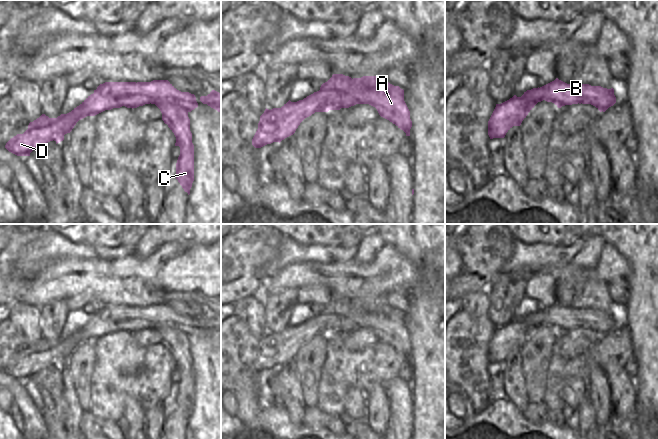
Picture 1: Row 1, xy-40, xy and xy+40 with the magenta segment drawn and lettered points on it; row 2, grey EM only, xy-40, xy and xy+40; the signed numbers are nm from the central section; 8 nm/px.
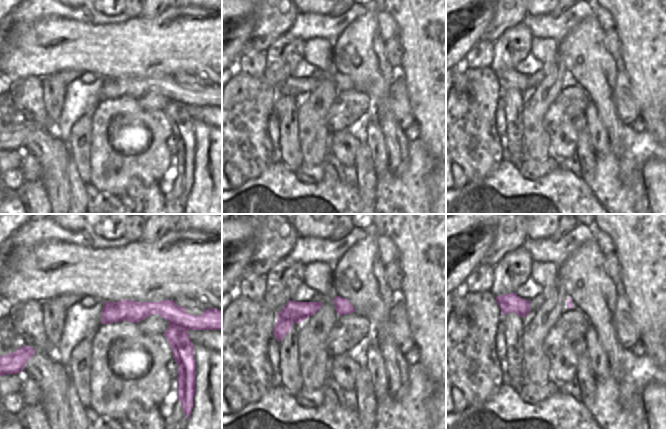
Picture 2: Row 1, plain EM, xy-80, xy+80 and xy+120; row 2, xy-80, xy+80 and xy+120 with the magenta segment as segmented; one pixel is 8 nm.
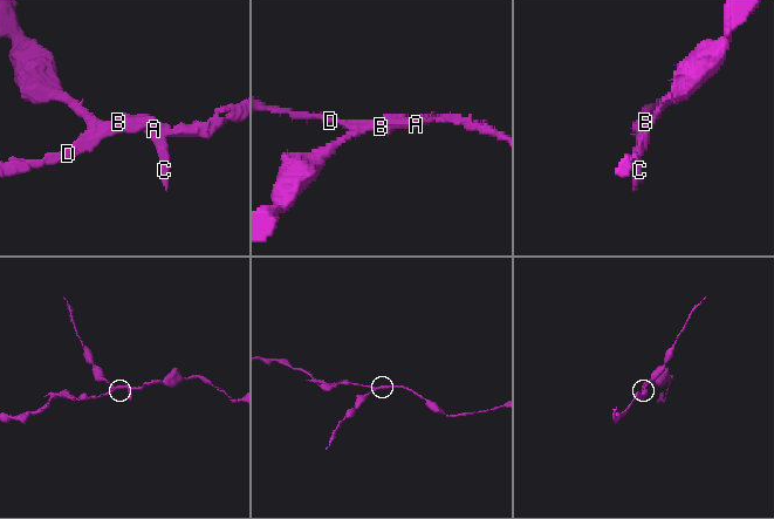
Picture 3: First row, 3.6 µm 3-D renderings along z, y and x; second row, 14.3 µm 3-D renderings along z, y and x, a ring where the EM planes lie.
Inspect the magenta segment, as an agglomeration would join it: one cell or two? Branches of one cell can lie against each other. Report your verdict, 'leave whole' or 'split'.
split

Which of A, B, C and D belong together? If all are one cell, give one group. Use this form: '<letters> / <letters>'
A B C / D

